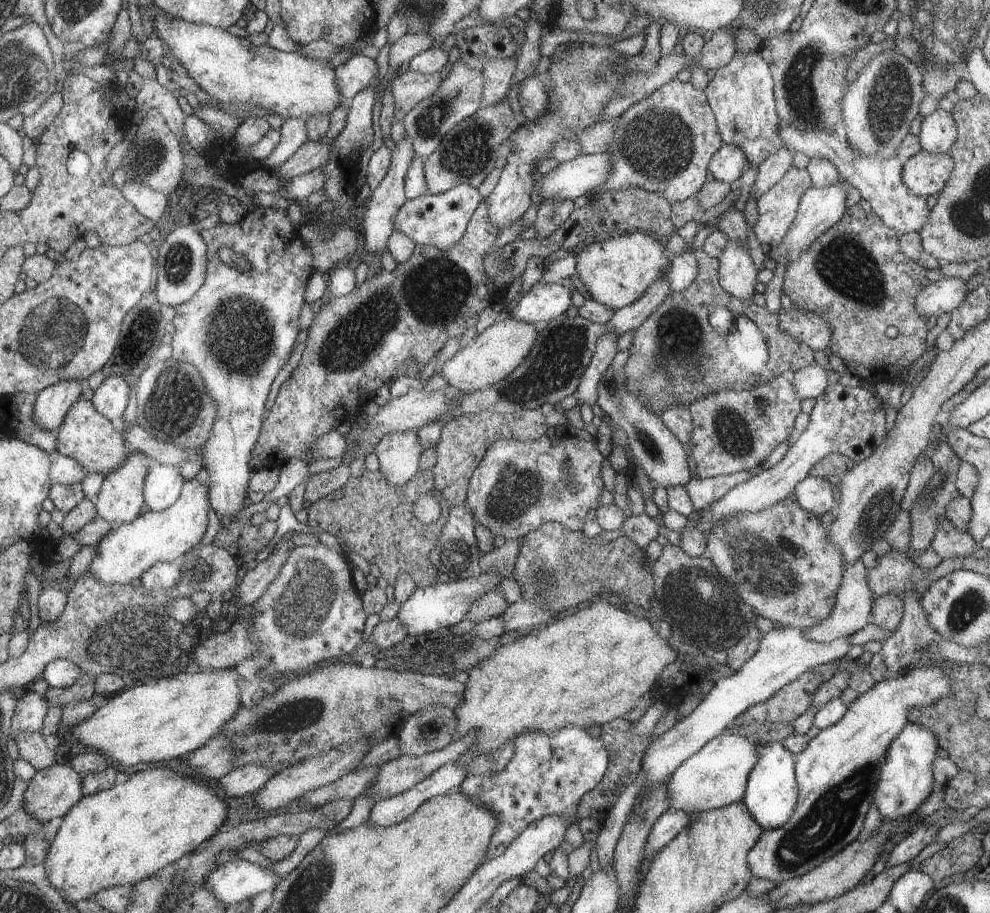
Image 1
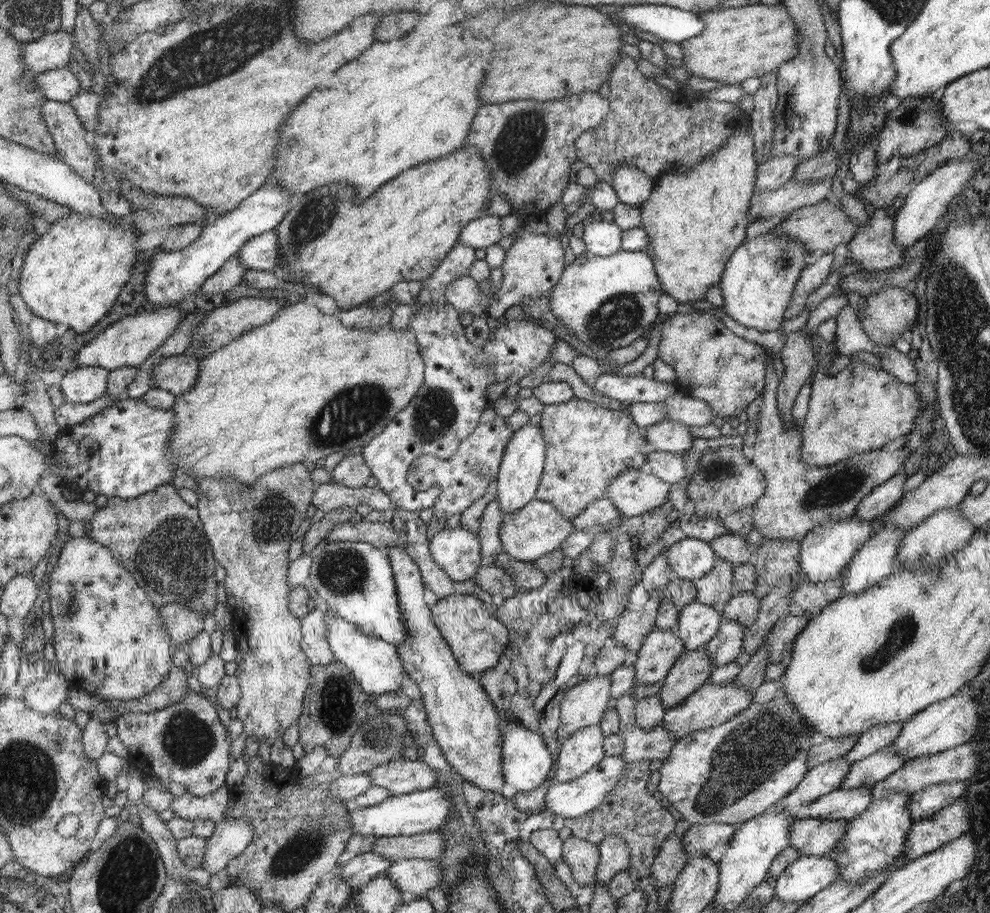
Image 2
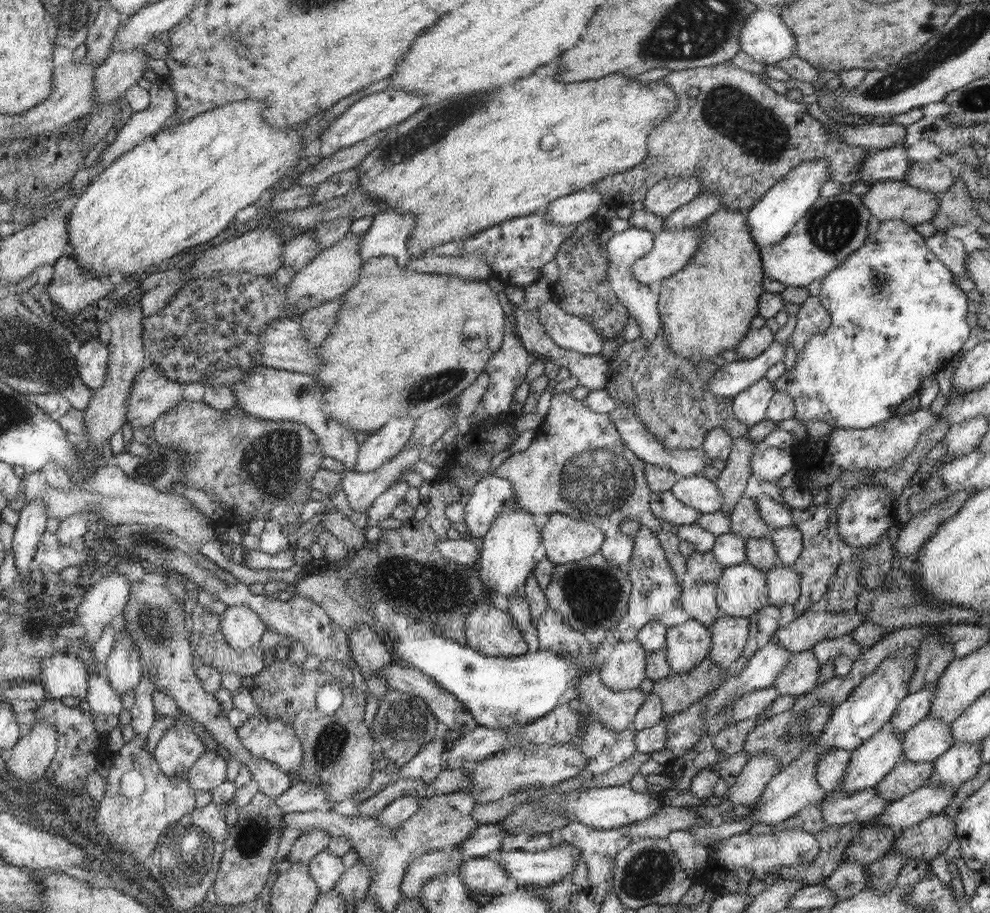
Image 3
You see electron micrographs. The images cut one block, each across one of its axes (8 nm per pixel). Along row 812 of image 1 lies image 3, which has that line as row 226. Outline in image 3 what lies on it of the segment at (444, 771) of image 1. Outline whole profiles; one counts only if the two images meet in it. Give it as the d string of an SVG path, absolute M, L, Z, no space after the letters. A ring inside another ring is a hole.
M386 210L373 215L370 229L362 235L360 257L366 260L392 256L399 266L425 256L426 251L408 251L408 238L415 227L415 214L400 214Z

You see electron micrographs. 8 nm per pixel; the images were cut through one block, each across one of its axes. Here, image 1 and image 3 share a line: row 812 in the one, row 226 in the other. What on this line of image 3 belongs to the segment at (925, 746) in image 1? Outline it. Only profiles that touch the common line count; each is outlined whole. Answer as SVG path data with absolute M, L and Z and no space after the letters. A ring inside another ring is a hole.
M889 220L882 222L880 228L874 234L869 234L865 240L865 244L854 252L841 267L836 268L833 272L825 277L817 298L820 300L821 306L830 314L832 325L830 325L823 333L812 335L803 348L803 351L797 353L794 368L784 372L774 383L774 391L782 391L793 400L795 408L794 418L801 424L813 422L813 420L821 420L829 424L834 429L867 429L876 427L878 423L884 423L885 420L892 419L896 408L910 398L912 394L916 394L916 390L920 388L924 376L936 374L936 370L940 366L944 366L944 360L952 360L954 354L958 352L964 342L970 336L970 324L966 321L968 311L968 298L966 293L954 284L954 276L952 272L926 247L924 238L903 220Z

